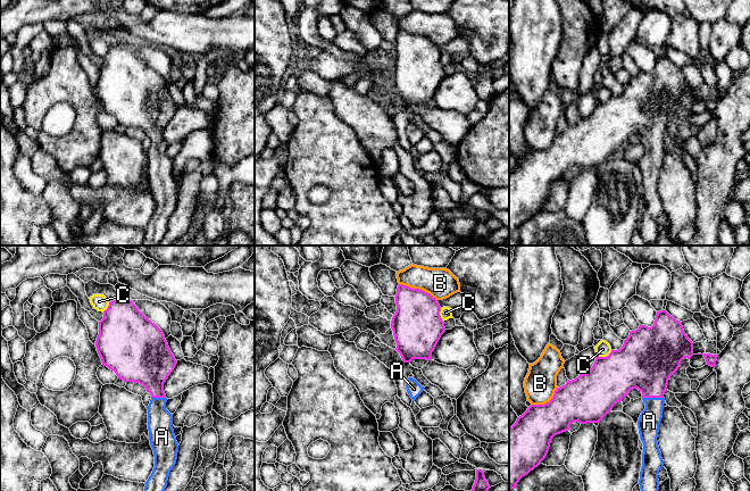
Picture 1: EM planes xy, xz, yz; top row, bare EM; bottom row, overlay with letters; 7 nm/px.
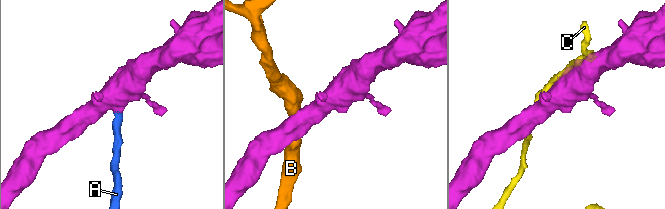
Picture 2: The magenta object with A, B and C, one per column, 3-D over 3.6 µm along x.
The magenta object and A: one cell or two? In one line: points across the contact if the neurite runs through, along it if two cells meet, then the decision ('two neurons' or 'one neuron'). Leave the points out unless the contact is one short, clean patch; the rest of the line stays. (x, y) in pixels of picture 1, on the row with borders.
one neuron

